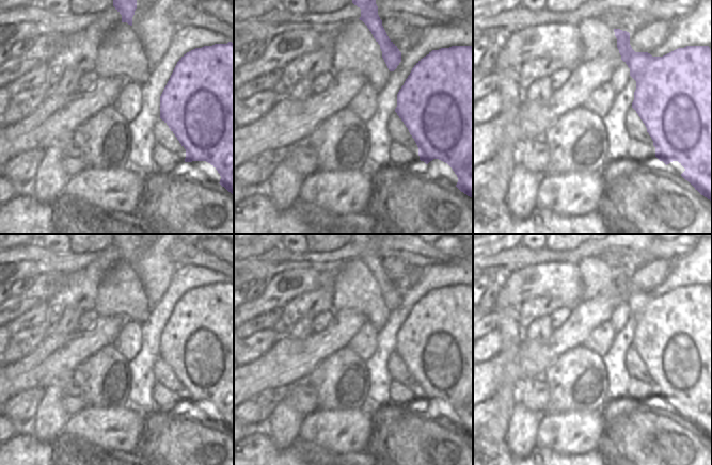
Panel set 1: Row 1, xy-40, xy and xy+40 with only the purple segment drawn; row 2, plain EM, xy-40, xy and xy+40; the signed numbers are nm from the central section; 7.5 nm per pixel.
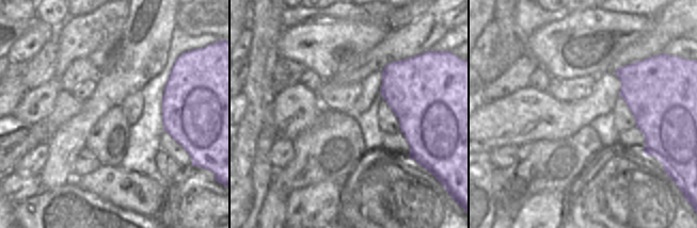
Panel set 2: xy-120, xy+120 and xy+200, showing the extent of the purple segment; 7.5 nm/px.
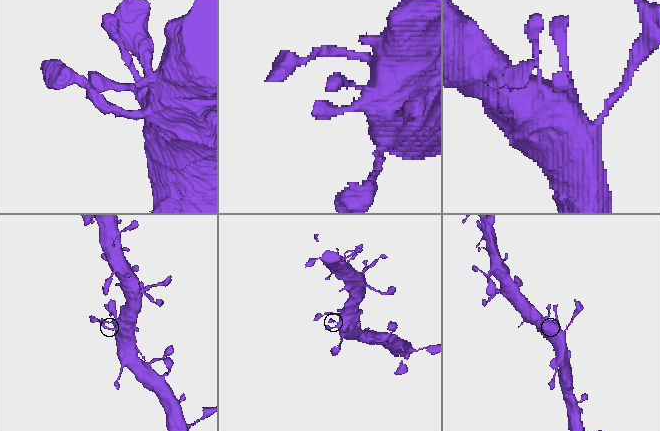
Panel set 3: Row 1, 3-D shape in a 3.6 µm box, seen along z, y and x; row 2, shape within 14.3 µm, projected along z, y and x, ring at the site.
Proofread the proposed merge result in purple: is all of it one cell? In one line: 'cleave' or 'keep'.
keep

